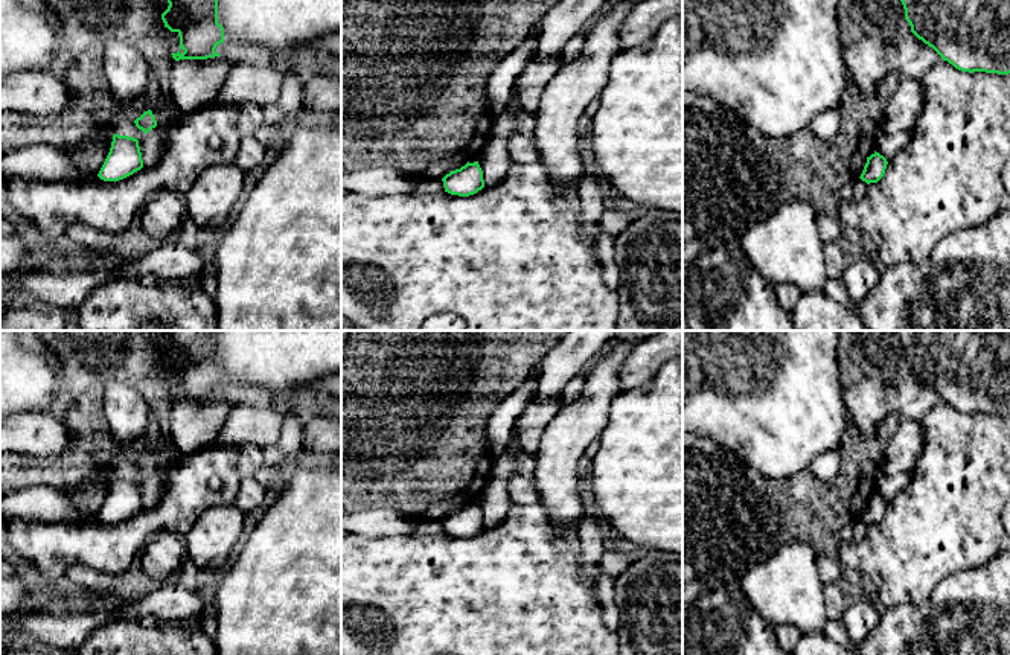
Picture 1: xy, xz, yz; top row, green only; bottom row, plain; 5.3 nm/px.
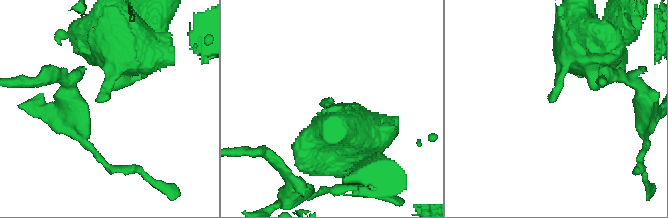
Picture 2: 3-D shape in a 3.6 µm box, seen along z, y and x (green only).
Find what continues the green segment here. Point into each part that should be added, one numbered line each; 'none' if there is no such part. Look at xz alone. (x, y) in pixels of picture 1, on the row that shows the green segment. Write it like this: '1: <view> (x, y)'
none

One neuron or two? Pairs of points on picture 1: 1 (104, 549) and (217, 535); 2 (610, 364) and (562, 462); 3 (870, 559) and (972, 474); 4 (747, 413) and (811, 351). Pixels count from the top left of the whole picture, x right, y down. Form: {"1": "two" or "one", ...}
{"1": "two", "2": "one", "3": "one", "4": "one"}

